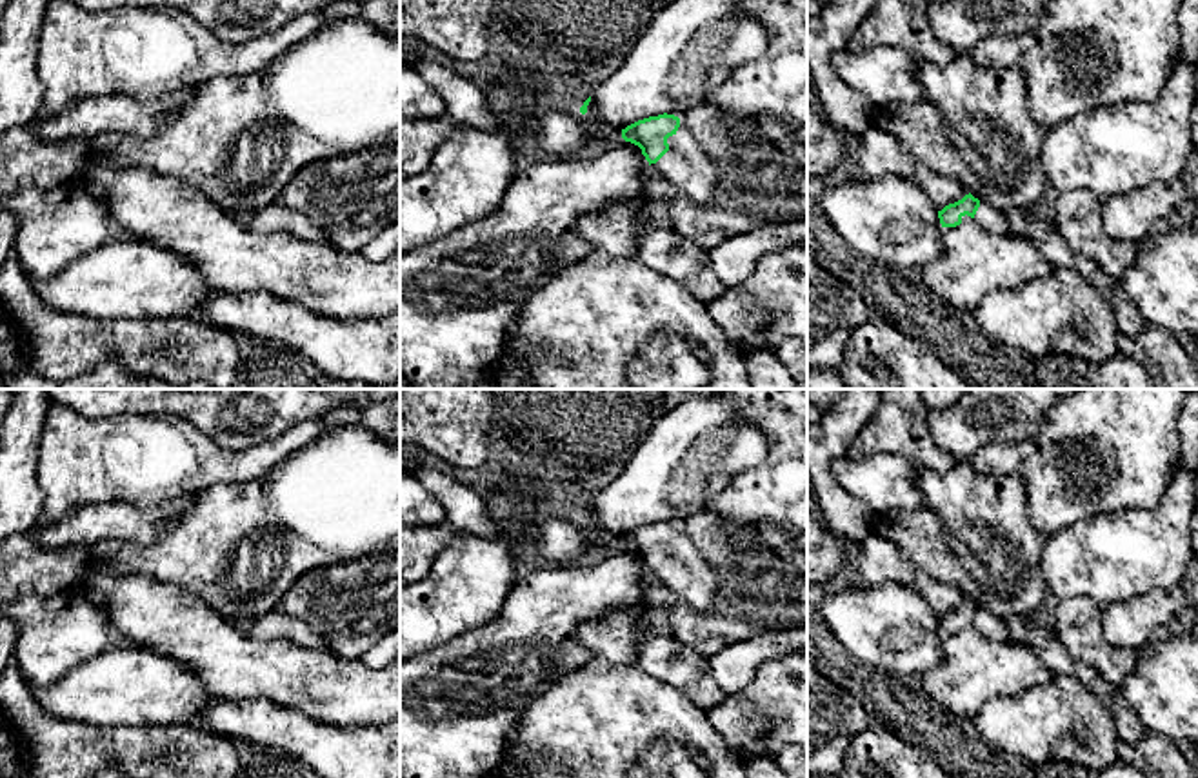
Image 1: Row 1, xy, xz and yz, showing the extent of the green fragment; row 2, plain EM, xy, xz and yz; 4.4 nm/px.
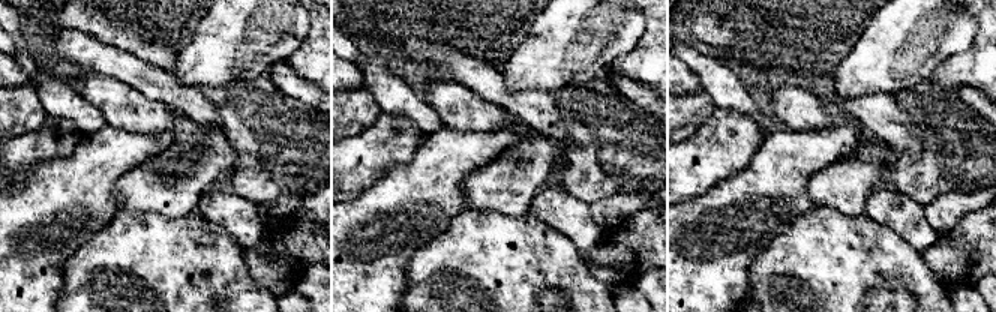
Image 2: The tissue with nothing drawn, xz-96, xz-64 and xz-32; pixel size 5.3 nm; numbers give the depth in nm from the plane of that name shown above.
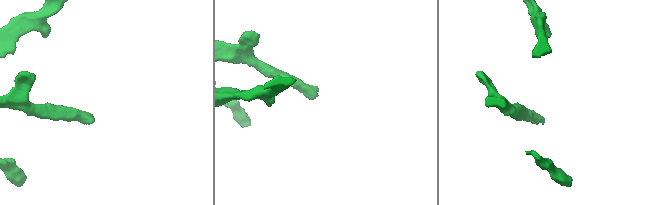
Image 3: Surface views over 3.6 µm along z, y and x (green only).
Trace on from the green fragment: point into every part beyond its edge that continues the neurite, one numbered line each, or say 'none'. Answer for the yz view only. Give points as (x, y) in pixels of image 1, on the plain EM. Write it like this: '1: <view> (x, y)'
1: yz (993, 628)

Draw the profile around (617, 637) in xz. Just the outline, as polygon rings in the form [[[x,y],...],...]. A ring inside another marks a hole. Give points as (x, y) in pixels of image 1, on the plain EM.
[[[647,602],[629,611],[611,611],[598,620],[578,625],[573,642],[594,658],[614,665],[636,663],[638,649],[645,640],[649,611]]]

